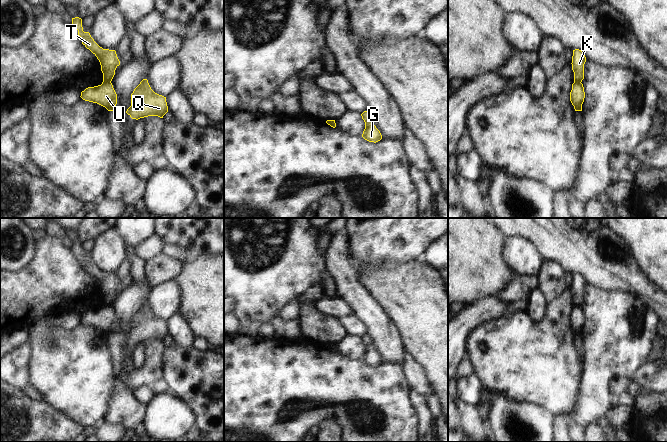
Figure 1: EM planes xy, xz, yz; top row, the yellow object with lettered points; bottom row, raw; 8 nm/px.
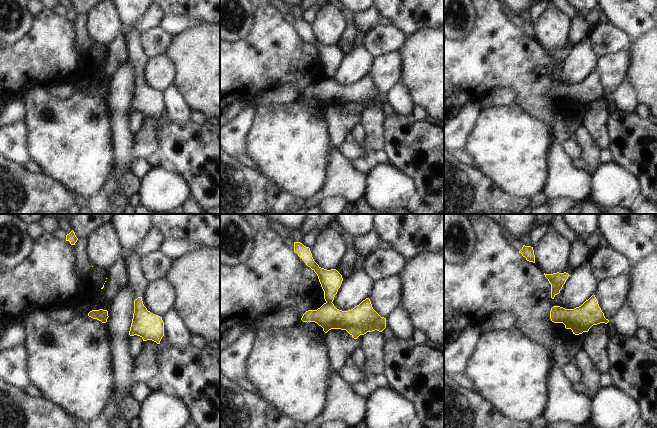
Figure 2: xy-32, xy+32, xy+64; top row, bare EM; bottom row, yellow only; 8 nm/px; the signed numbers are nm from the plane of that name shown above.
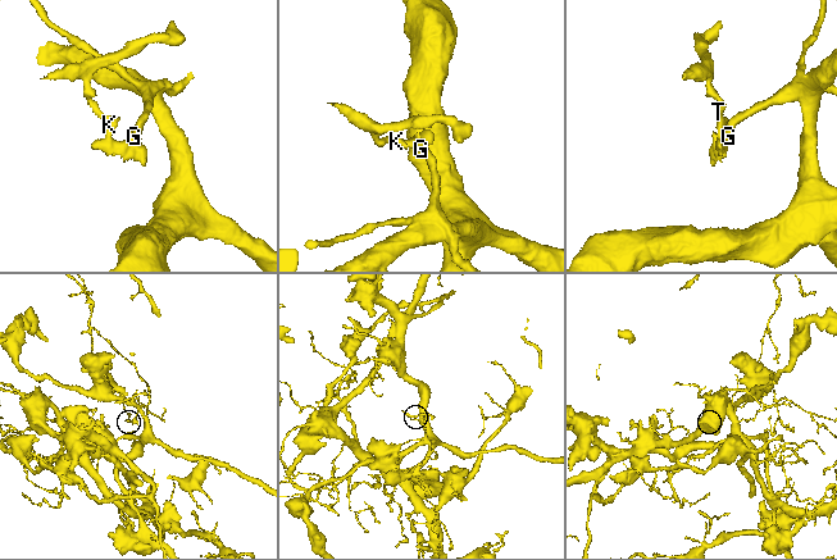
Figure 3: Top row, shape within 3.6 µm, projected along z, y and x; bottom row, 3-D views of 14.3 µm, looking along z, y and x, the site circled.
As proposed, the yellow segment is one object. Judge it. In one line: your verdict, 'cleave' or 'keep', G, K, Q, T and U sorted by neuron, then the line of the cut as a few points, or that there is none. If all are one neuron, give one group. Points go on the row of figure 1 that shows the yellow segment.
cleave | G Q U / K T | xy (103, 80), (110, 82)

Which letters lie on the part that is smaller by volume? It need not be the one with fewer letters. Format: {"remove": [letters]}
{"remove": ["K", "T"]}

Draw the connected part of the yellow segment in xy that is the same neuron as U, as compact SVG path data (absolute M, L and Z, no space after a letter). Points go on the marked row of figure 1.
M103 81L101 85L88 87L81 92L80 97L85 101L97 103L105 107L108 111L118 111L115 108L117 94L111 82Z

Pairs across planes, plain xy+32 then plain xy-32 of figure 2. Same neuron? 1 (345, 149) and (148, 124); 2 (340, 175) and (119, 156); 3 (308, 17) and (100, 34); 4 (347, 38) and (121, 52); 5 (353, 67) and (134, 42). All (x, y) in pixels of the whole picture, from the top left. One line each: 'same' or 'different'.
1: same
2: different
3: different
4: same
5: different

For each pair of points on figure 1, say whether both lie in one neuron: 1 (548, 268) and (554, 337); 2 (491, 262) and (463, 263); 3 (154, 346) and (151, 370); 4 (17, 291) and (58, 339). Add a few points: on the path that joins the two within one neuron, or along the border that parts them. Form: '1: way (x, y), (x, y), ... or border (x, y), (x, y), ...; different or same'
1: border (567, 287), (548, 304); different
2: way (484, 262), (470, 262); same
3: way (153, 352), (153, 364); same
4: border (46, 315), (35, 317), (26, 328); different

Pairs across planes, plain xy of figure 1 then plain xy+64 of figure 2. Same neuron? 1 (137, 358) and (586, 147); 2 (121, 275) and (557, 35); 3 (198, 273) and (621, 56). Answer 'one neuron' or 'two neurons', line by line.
1: one neuron
2: two neurons
3: two neurons

